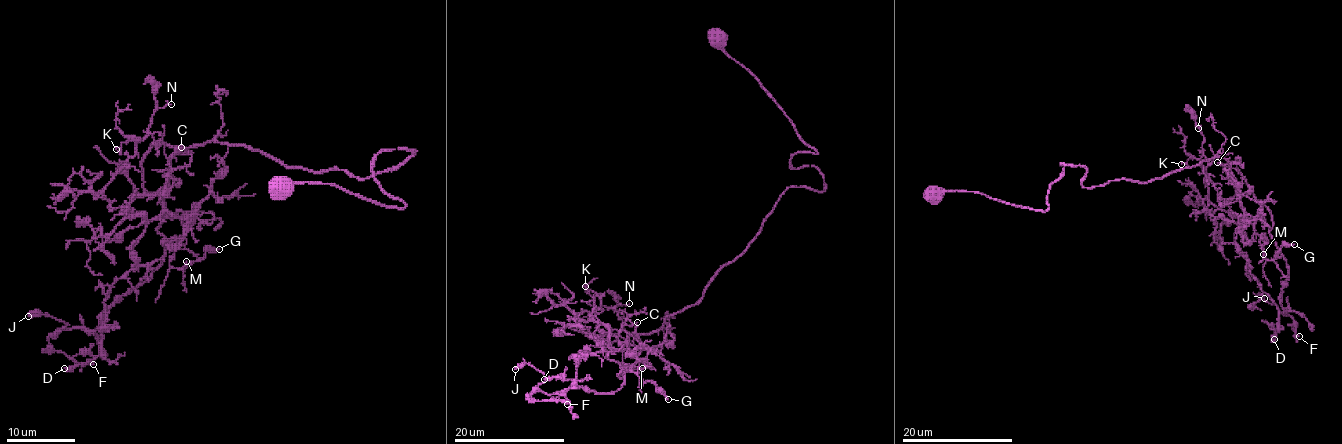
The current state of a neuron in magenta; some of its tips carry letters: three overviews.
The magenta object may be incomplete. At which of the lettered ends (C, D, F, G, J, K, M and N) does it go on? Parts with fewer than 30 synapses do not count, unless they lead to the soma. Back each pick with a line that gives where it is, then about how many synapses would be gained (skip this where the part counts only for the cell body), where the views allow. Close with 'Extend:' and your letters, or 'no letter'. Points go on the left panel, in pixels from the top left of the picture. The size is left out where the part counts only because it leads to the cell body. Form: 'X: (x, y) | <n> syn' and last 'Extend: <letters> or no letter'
Extend: no letter

